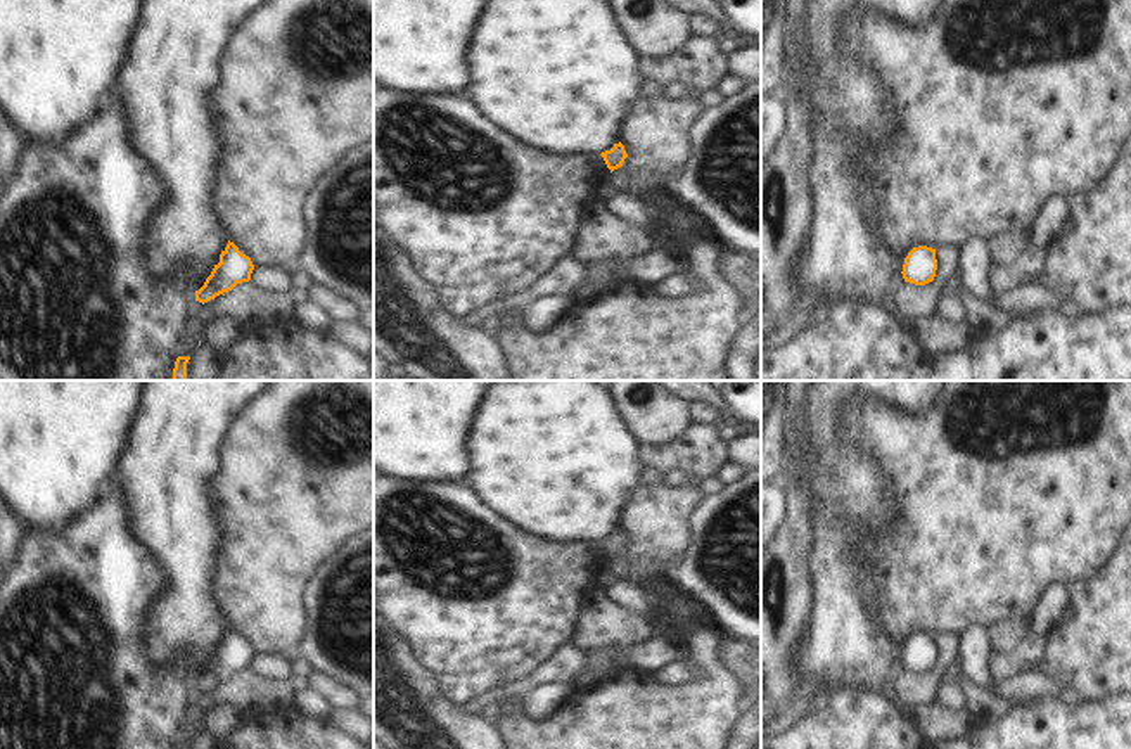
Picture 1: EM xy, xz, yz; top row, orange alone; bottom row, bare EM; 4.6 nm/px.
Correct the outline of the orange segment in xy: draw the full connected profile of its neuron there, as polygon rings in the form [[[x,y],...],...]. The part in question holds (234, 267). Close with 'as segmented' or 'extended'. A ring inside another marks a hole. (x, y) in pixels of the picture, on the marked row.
[[[228,240],[204,285],[195,291],[195,301],[208,303],[216,296],[232,291],[237,284],[249,282],[254,265],[249,256]]] | as segmented

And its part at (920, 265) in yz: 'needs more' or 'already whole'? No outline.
already whole

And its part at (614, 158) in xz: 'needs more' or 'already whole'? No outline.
already whole

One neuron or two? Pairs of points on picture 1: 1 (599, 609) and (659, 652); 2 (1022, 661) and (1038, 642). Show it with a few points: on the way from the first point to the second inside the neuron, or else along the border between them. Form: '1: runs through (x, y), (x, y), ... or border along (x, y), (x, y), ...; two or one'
1: border along (656, 633), (644, 640), (616, 642), (604, 647); two
2: runs through (1026, 656), (1033, 647); one

